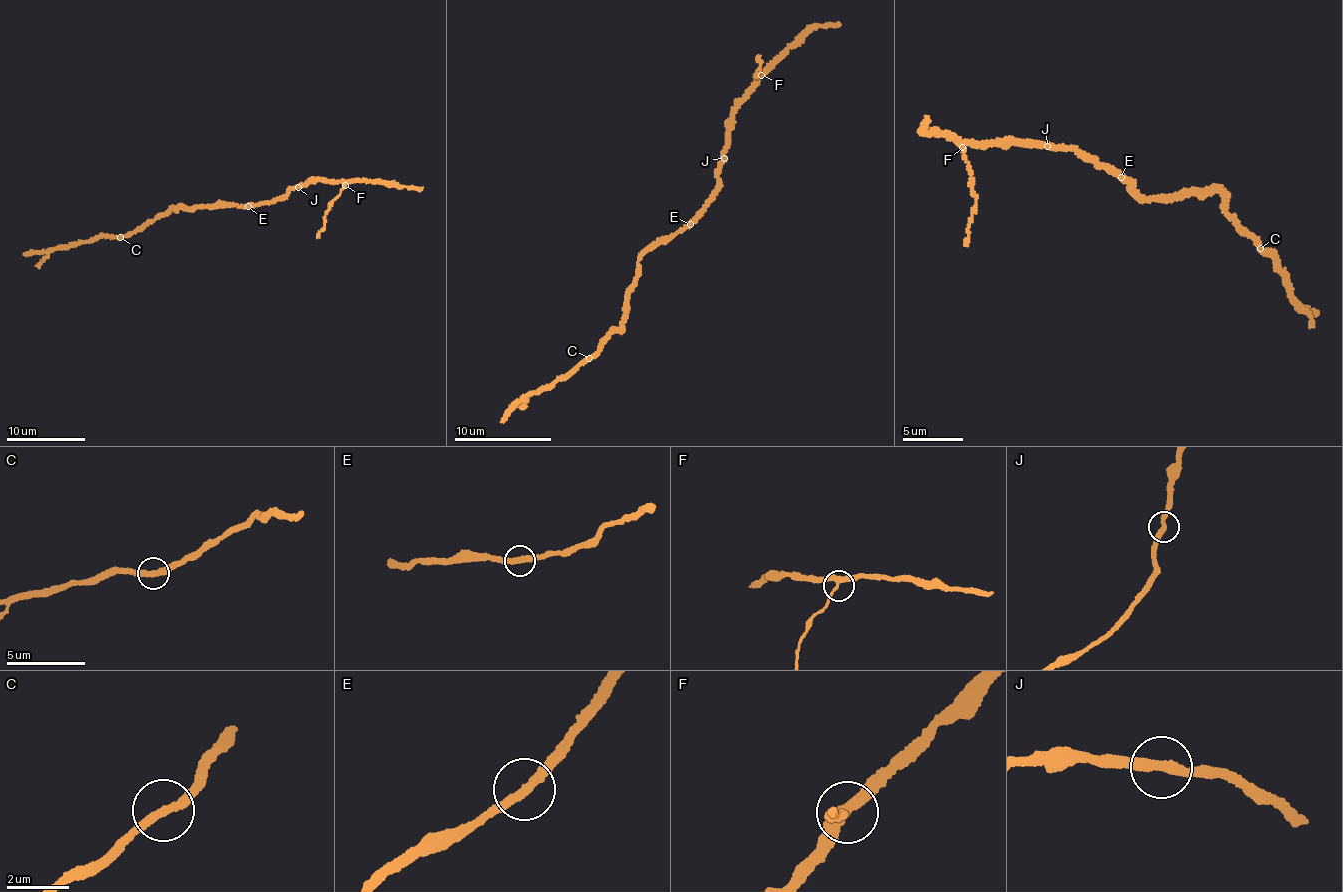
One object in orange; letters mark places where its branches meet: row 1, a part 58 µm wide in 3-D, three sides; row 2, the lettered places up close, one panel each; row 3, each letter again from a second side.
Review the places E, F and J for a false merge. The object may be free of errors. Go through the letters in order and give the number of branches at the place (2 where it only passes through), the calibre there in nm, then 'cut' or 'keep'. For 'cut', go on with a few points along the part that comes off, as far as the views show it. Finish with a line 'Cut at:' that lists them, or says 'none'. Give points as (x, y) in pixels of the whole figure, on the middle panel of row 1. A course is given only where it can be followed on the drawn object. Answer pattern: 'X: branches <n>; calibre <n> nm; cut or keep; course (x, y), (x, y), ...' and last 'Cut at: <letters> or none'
E: branches 2; calibre 320 nm; keep
F: branches 3; calibre 280 nm; keep
J: branches 2; calibre 320 nm; keep
Cut at: none

